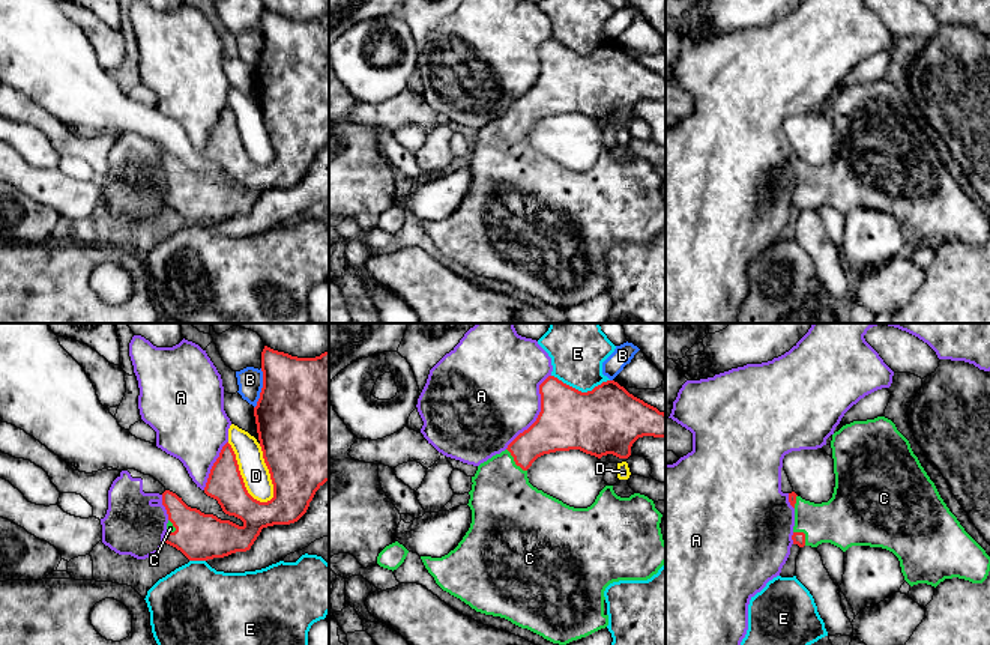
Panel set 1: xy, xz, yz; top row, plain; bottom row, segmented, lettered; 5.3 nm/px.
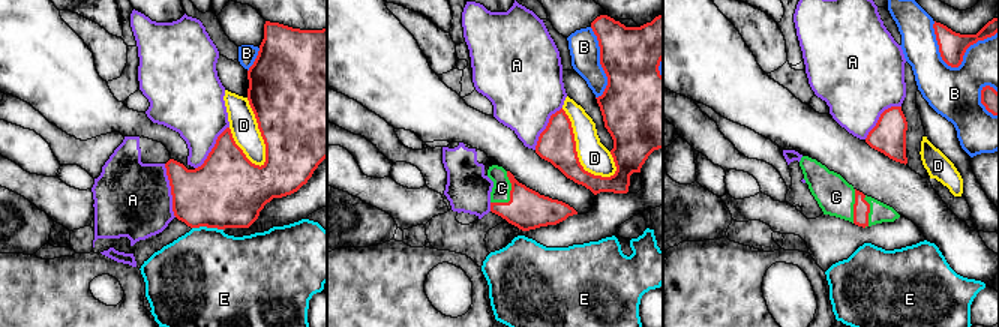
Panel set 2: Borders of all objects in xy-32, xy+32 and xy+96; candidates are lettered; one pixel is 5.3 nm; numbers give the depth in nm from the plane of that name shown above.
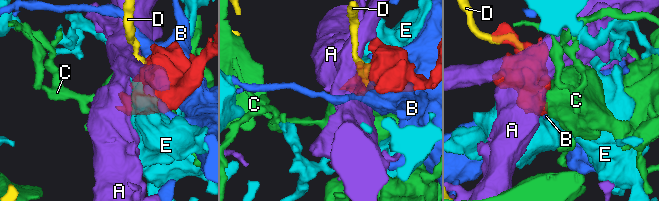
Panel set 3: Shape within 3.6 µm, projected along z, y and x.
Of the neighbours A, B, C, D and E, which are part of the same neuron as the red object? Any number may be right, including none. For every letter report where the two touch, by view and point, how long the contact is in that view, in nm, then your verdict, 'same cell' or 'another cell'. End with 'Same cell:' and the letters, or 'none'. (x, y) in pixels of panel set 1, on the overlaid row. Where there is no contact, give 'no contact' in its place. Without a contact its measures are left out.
A: xz (540, 412) | 460 nm | another cell
B: xy (262, 388) | 220 nm | another cell
C: xz (514, 460) | 170 nm | same cell
D: xy (242, 478) | 400 nm | another cell
E: xz (580, 391) | 320 nm | another cell
Same cell: C

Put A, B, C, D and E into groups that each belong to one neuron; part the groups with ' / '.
A / B / C / D / E

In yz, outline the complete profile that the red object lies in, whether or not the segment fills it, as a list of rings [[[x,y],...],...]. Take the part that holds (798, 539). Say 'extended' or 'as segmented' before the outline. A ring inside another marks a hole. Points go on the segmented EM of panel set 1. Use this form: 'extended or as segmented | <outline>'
extended | [[[877,416],[846,424],[832,435],[831,448],[835,474],[832,498],[814,504],[789,493],[795,508],[793,544],[817,547],[831,543],[843,552],[852,546],[886,549],[898,558],[910,586],[927,583],[936,588],[952,577],[972,583],[987,579],[990,556],[949,511],[909,441],[891,419]]]

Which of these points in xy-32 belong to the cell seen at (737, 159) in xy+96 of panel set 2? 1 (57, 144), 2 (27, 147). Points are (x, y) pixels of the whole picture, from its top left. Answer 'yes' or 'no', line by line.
1: yes
2: no

